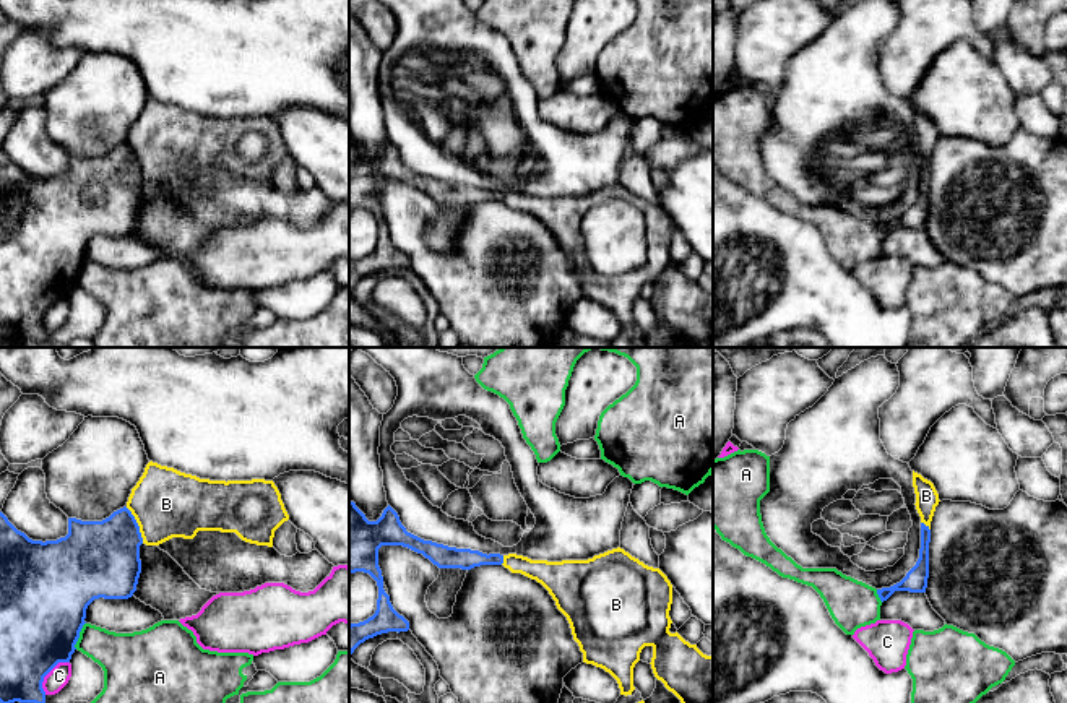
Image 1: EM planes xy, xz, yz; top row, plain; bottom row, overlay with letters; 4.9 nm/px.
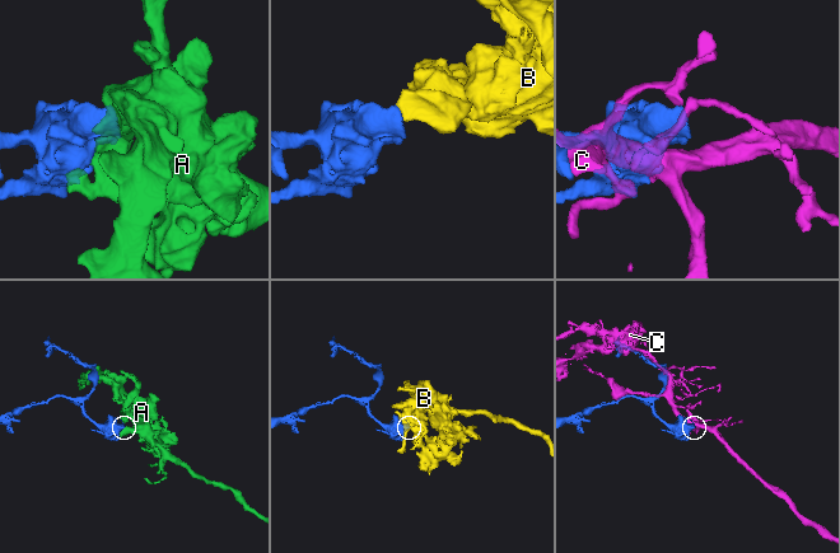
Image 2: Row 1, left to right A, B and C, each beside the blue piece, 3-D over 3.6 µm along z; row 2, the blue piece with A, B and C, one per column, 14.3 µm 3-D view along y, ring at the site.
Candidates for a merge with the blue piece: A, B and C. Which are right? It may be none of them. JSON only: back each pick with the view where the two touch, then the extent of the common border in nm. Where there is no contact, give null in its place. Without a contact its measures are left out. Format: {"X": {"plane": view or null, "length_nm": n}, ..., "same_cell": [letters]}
{"same_cell": []}

